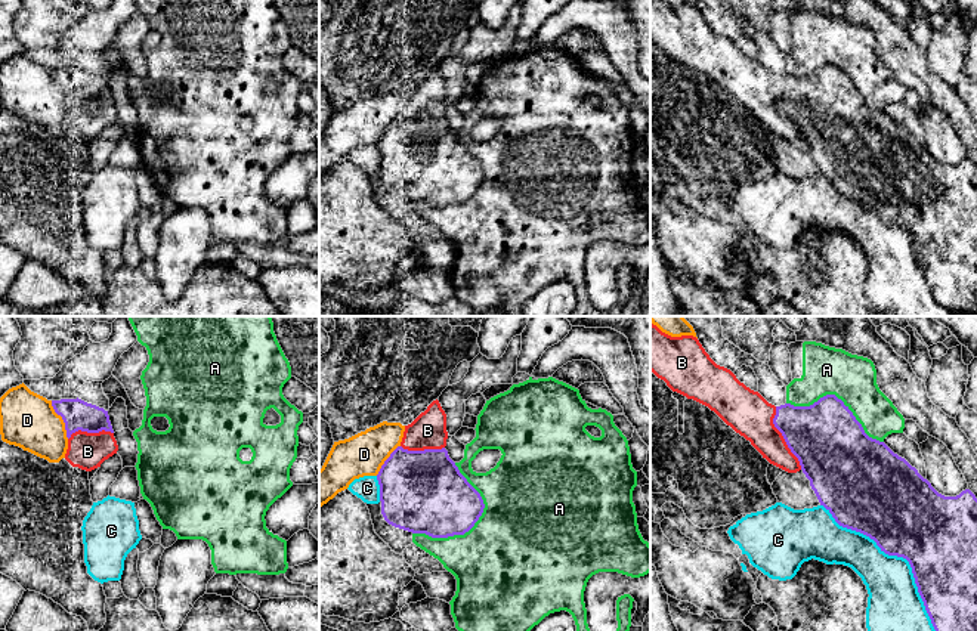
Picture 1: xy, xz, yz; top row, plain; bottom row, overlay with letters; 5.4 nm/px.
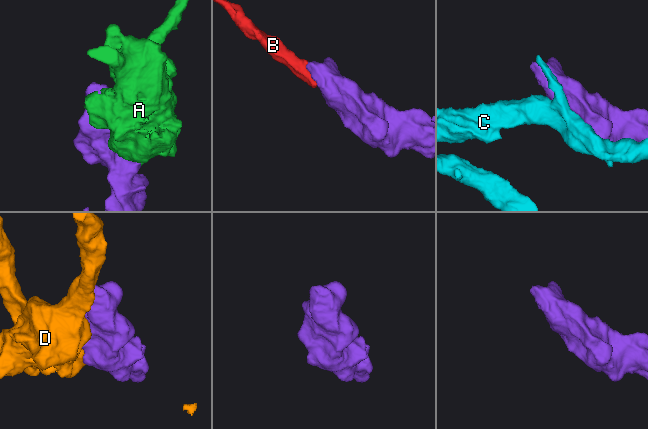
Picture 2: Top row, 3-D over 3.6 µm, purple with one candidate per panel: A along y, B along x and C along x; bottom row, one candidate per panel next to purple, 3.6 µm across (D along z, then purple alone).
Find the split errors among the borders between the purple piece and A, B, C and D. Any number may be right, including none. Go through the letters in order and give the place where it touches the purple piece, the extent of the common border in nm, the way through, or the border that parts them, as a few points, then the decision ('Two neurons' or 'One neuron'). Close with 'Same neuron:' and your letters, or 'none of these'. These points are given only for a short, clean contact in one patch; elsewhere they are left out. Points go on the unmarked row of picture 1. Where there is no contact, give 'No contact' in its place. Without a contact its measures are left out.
A: Touches purple at xz (473, 194). Shared border 460 nm. Two neurons
B: Touches purple at yz (784, 107). Shared border 380 nm. One neuron
C: Touches purple at yz (912, 241). Shared border 1150 nm. Two neurons
D: Touches purple at xy (62, 87). Shared border 220 nm. Two neurons
Same neuron: B

